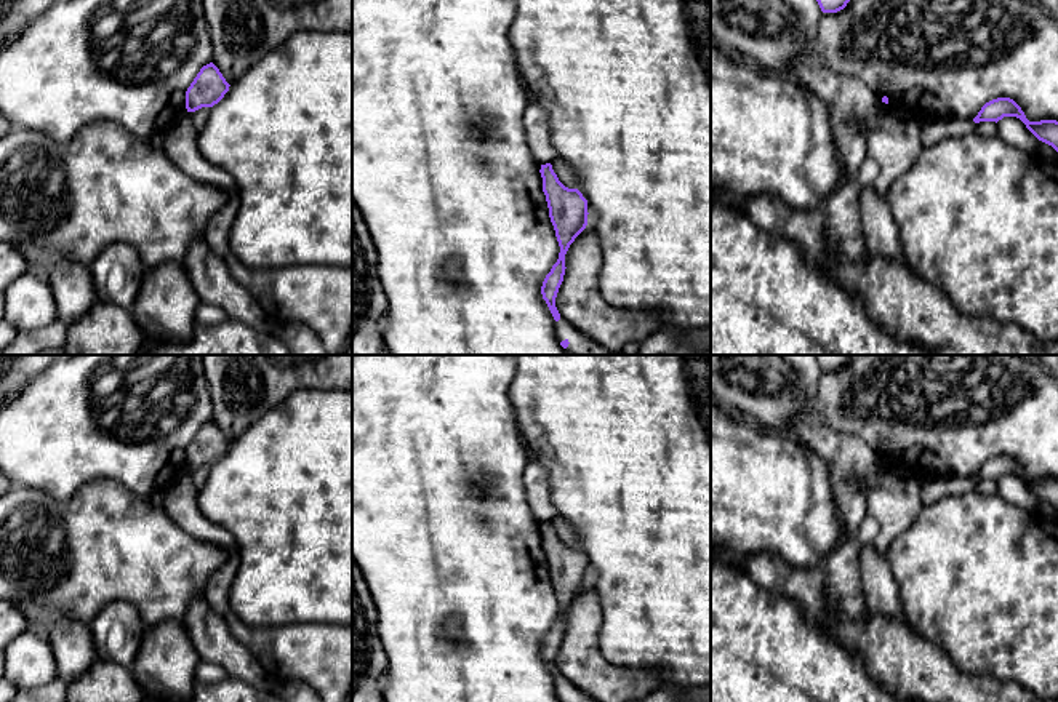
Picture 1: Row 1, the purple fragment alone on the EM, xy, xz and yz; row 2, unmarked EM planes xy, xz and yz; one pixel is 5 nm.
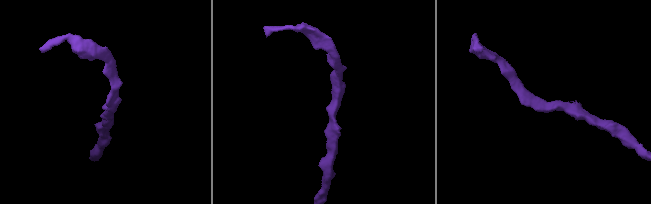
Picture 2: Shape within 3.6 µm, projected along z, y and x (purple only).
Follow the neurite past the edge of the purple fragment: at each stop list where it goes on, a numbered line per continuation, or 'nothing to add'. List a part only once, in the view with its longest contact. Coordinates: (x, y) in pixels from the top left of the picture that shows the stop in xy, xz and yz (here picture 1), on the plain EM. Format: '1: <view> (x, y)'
1: xz (564, 688)

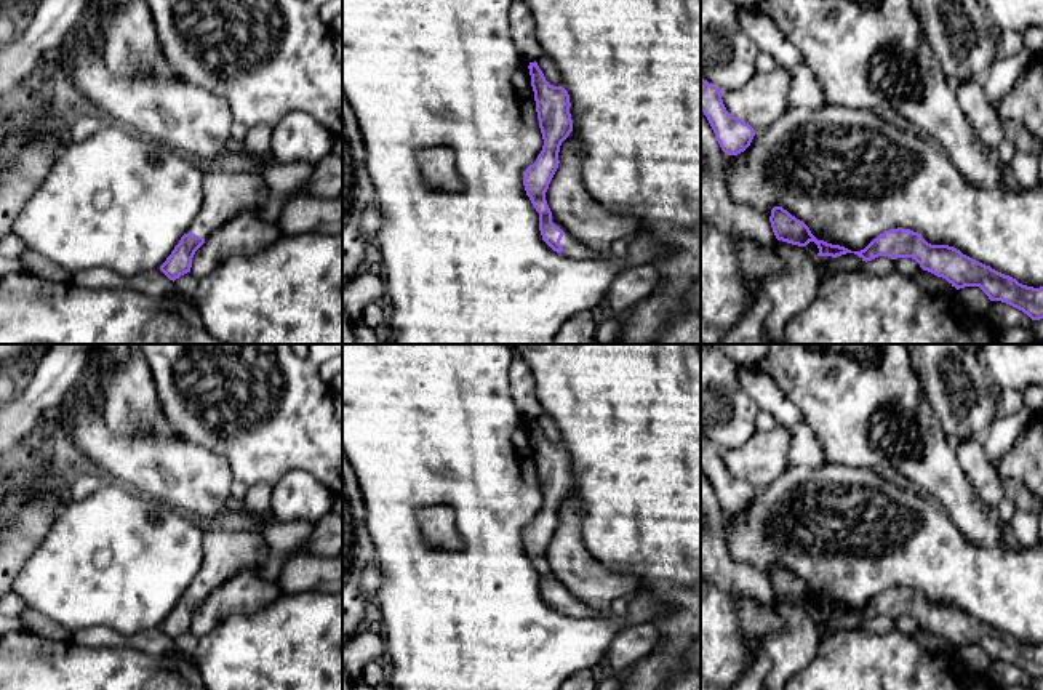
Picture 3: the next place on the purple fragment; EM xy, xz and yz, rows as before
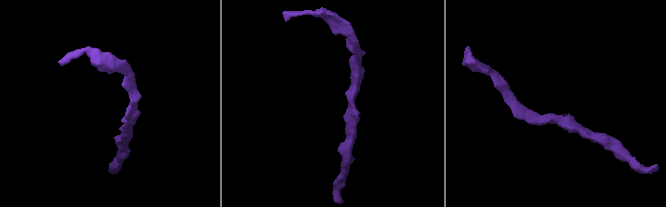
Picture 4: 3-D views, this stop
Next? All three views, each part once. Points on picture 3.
1: xz (570, 605)

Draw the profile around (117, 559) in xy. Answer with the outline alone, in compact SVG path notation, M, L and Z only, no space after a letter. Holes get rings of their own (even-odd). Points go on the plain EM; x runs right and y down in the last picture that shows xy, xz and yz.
M109 480L83 499L66 499L13 589L70 632L106 626L134 636L158 629L200 572L205 533L171 506Z

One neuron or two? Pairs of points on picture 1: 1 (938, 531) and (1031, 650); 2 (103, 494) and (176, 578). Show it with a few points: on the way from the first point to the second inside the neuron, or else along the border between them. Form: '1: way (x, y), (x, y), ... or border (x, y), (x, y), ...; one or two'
1: way (967, 562), (996, 590), (996, 611), (1007, 622); one
2: way (114, 515), (156, 557); one

